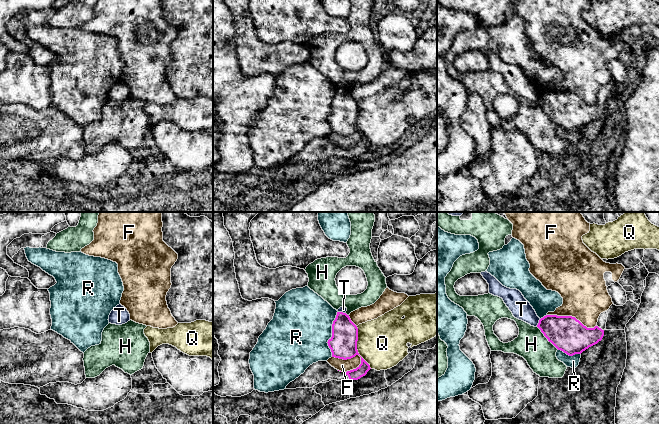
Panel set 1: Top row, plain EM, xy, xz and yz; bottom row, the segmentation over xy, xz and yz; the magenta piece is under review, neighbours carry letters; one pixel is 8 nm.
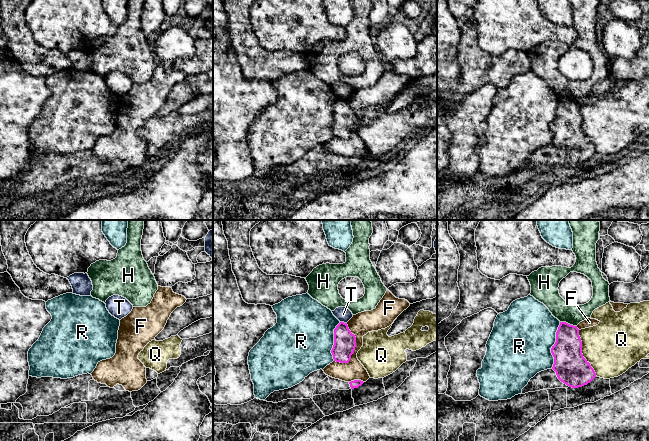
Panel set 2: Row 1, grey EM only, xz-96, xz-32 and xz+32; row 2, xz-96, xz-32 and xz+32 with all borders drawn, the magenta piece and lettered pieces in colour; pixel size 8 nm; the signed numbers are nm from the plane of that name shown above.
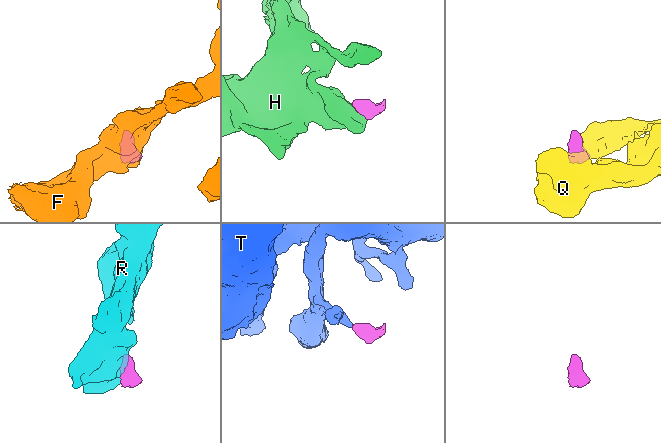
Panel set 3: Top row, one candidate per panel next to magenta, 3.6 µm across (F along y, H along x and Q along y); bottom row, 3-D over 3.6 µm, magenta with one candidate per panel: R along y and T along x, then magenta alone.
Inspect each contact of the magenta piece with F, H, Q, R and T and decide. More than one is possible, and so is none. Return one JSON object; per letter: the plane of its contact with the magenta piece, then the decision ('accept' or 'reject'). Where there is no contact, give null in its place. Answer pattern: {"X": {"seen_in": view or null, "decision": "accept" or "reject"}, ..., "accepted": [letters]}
{"F": {"seen_in": "xz", "decision": "reject"}, "H": {"seen_in": "yz", "decision": "reject"}, "Q": {"seen_in": "xz", "decision": "reject"}, "R": {"seen_in": "xz", "decision": "reject"}, "T": {"seen_in": "yz", "decision": "reject"}, "accepted": []}

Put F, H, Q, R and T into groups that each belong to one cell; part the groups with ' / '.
F / H / Q / R / T

